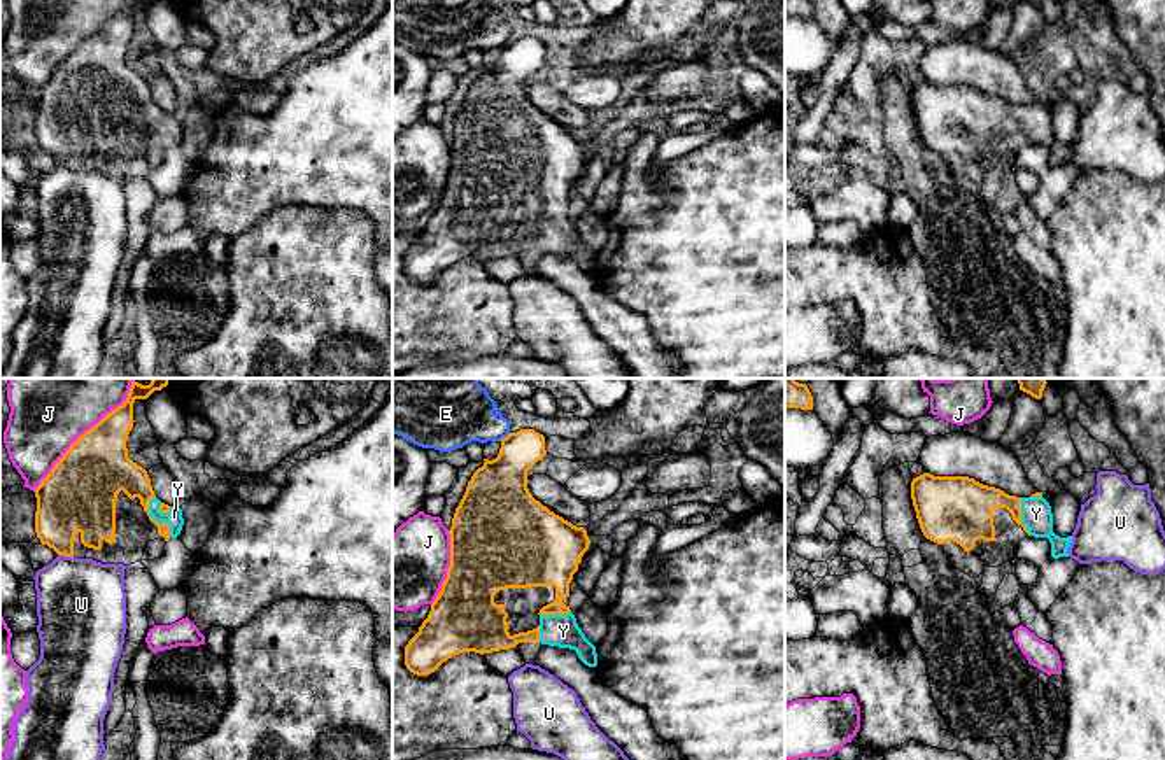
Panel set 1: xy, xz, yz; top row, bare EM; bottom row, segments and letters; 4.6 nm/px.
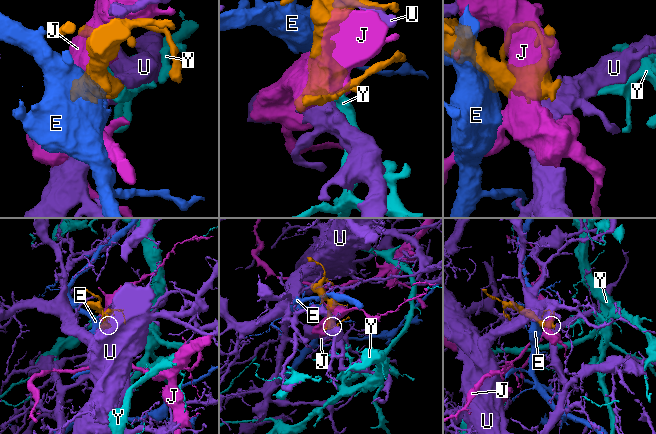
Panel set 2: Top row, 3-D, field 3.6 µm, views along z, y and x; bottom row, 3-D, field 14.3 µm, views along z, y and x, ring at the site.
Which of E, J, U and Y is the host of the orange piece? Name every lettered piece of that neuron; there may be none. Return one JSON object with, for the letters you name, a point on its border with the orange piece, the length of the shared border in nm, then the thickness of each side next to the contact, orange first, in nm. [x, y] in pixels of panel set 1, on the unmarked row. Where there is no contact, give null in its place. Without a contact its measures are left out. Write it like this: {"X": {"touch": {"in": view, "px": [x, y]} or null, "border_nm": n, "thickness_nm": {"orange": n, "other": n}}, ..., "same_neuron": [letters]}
{"Y": {"touch": {"in": "xy", "px": [155, 128]}, "border_nm": 200, "thickness_nm": {"orange": 150, "other": 80}}, "same_neuron": ["Y"]}

